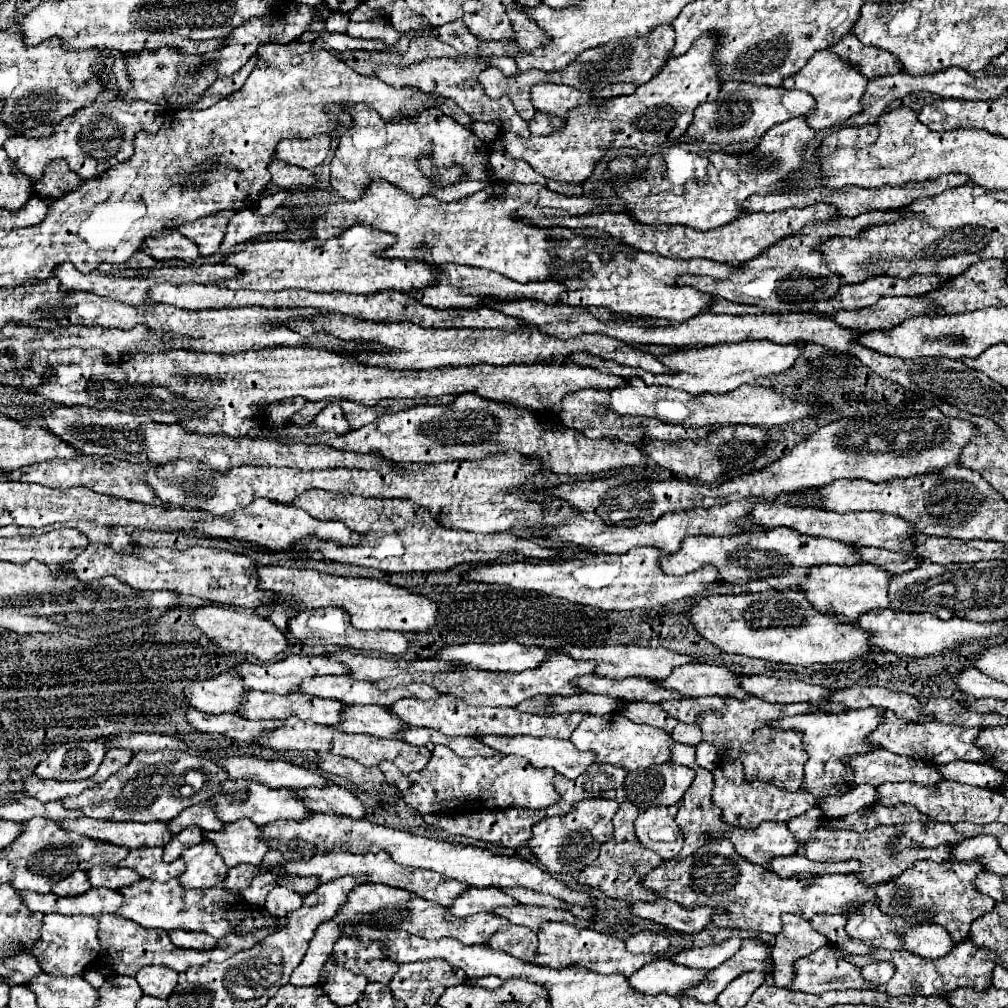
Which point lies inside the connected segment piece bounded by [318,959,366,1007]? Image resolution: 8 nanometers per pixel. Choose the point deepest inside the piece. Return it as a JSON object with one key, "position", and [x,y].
{"position":[344,989]}

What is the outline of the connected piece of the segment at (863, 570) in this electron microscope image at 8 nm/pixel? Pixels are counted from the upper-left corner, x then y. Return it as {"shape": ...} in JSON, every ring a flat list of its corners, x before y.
{"shape":[[868,563,844,567,844,565,820,565,808,569,808,579,798,585,798,591,806,593,806,599,812,607,816,607,820,613,832,613,832,615,844,615,848,621,858,619,858,615,888,607,888,587,890,573,878,571,878,567,870,567]]}

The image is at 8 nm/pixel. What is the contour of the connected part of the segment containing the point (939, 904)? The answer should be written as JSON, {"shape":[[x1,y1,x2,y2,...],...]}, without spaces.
{"shape":[[916,861,912,863,900,877,878,885,876,891,876,899,878,899,878,907,882,913,886,915,898,915,898,917,914,917,918,915,918,911,926,911,930,913,930,921,934,925,942,925,954,943,962,943,968,939,970,935,970,923,978,917,982,917,984,913,994,909,994,899,982,895,976,887,974,887,974,875,978,875,982,871,982,867,978,863,970,863,970,861]]}

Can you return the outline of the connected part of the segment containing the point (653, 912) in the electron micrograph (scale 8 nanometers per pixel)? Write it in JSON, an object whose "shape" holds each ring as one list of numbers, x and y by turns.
{"shape":[[656,899,652,903,634,901,630,903,630,913,684,933,698,933,710,923,710,907,686,909,678,907,678,903,670,903,668,899]]}

